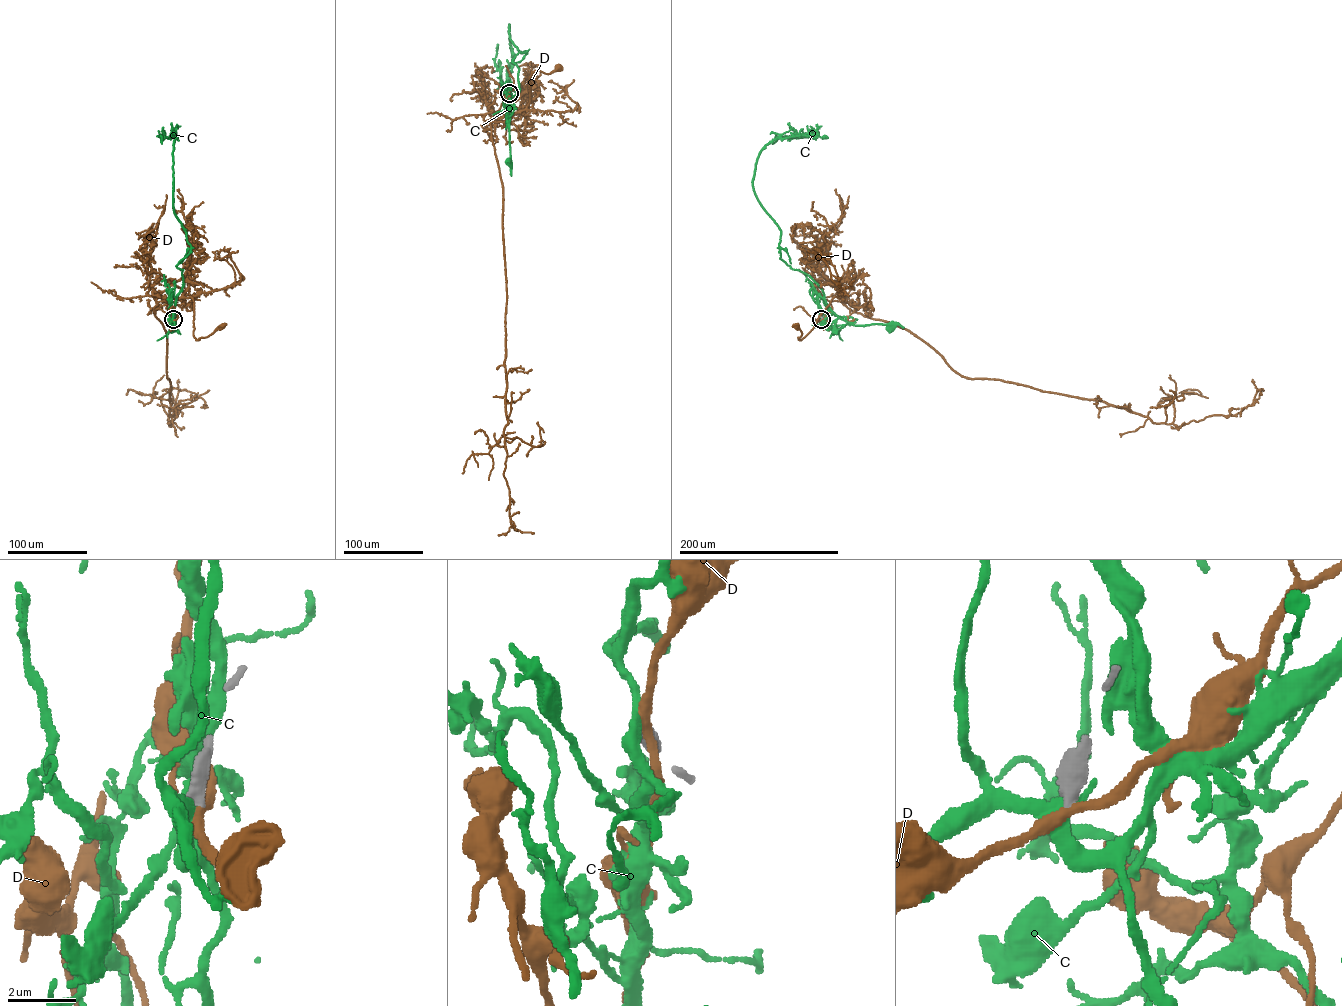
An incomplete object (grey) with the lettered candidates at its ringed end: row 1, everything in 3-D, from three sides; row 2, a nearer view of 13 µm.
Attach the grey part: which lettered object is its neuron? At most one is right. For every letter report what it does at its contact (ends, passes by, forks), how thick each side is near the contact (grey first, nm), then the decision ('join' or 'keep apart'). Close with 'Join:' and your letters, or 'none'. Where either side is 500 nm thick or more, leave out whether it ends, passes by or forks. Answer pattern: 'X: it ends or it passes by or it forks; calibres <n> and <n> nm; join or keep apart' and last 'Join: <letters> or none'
C: calibres 500 and 320 nm; keep apart
D: it passes by; calibres 480 and 280 nm; keep apart
Join: none

